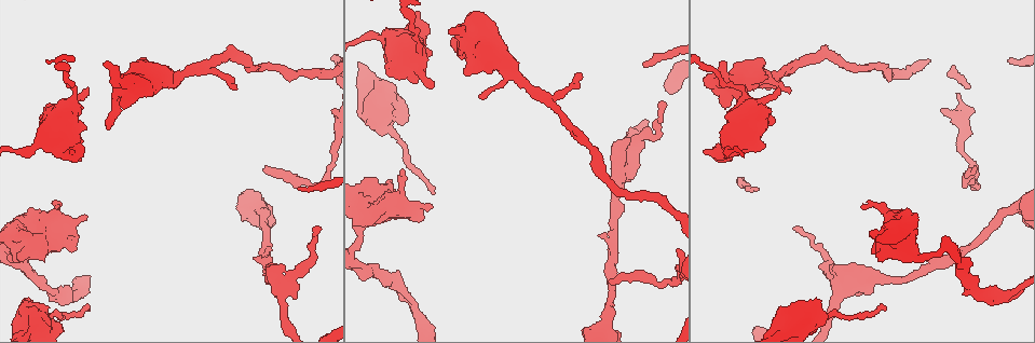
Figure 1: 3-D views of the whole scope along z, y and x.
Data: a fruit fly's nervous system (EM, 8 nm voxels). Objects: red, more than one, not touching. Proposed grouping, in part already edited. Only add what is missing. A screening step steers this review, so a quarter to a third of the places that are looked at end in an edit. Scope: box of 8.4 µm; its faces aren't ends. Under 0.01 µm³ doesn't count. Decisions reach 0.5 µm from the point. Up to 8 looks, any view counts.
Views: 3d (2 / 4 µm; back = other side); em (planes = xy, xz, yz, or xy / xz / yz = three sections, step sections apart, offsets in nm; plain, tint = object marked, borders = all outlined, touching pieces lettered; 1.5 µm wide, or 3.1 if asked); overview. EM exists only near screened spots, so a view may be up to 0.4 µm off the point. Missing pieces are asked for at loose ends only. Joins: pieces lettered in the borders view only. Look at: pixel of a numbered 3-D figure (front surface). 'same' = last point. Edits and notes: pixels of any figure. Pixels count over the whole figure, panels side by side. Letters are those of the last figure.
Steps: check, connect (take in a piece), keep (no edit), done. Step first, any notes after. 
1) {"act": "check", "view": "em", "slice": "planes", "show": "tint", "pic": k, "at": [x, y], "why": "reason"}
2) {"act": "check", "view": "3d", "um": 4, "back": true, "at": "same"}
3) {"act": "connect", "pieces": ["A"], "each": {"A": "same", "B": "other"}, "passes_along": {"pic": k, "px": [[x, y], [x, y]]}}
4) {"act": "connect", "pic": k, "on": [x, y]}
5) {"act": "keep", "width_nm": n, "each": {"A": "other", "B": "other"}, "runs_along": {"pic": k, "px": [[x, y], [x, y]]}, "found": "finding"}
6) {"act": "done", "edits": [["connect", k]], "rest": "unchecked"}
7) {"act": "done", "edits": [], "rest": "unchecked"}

{"act": "check", "view": "em", "slice": "planes", "show": "borders", "pic": 1, "at": [265, 165], "why": "an open end"}

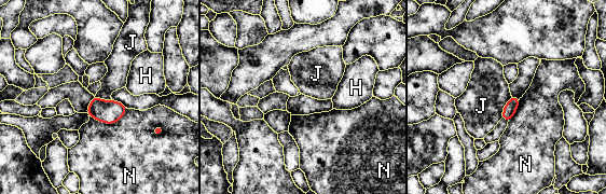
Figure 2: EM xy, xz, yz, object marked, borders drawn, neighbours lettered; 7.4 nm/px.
{"act": "keep", "width_nm": 90, "each": {"H": "other", "J": "other", "N": "other"}, "border": {"pic": 2, "px": [[511, 96], [500, 118]]}, "found": "no lettered piece goes on from it"}

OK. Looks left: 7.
{"act": "check", "view": "3d", "um": 2, "pic": 1, "at": [90, 308], "why": "branch stops here"}

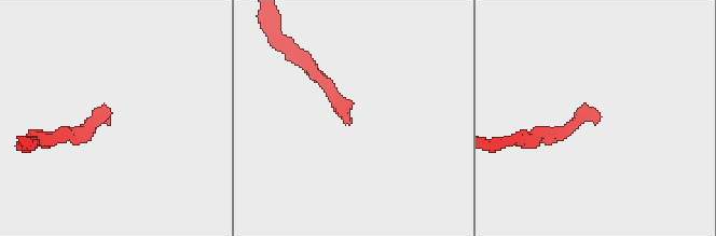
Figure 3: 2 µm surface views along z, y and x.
{"act": "check", "view": "em", "slice": "planes", "show": "borders", "pic": 3, "at": [108, 119]}

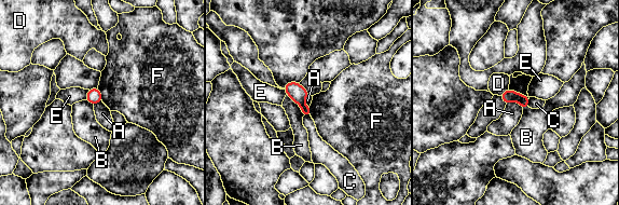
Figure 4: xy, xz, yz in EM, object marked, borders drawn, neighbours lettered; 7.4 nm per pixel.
{"act": "keep", "width_nm": 90, "each": {"A": "other", "B": "other", "C": "other", "D": "other", "E": "other", "F": "other"}, "border": {"pic": 4, "px": [[506, 104], [517, 101], [522, 109]]}, "found": "none of them fits"}

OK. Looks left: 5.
{"act": "check", "view": "3d", "um": 4, "pic": 1, "at": [448, 33], "why": "thick end"}

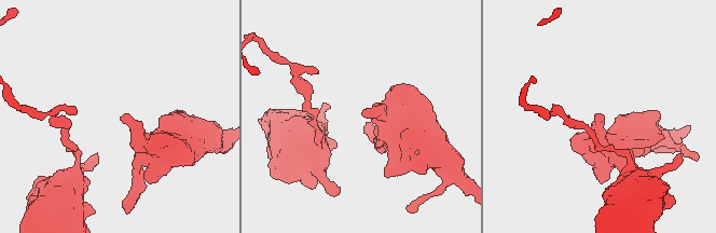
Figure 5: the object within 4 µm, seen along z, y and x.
{"act": "check", "view": "em", "slice": "planes", "show": "tint", "pic": 5, "at": [121, 118]}

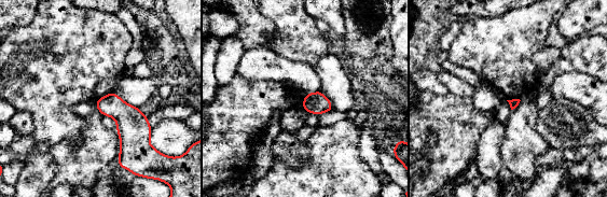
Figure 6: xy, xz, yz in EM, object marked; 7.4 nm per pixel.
{"act": "check", "view": "em", "slice": "planes", "show": "borders", "at": "same", "why": "what lies round it"}

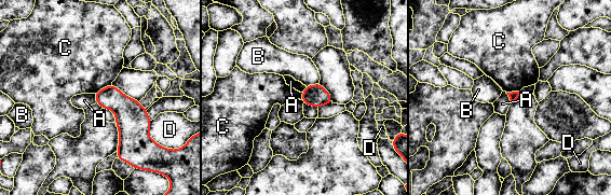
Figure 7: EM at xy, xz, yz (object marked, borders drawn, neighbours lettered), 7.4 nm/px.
{"act": "keep", "each": {"A": "other", "B": "other", "C": "other", "D": "other"}, "border": {"pic": 7, "px": [[505, 93], [511, 101]]}, "found": "none of them fits"}

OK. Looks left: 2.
{"act": "done", "edits": [], "rest": "unchecked"}

